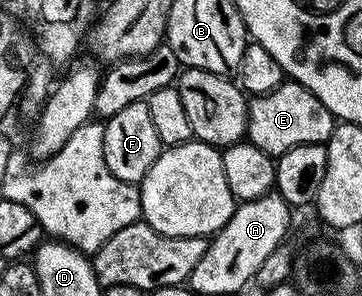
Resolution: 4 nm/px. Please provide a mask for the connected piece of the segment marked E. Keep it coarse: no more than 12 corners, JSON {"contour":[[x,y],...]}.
{"contour":[[297,81],[249,100],[248,143],[274,158],[328,145],[333,113]]}

